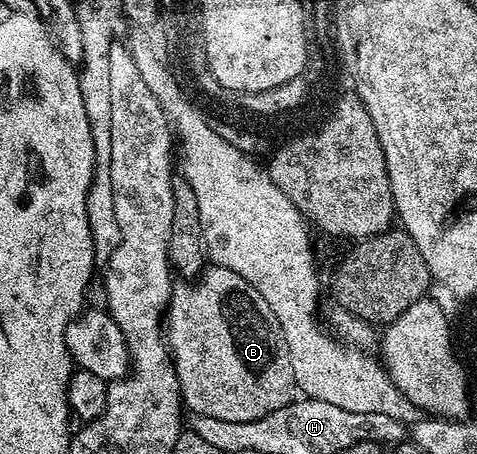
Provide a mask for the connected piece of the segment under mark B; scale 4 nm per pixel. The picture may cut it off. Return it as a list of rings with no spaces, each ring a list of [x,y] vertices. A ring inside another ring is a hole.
[[[211,265],[194,281],[179,281],[172,286],[165,338],[179,378],[182,402],[195,415],[217,417],[221,421],[257,421],[296,398],[293,361],[280,321],[269,301],[245,277],[229,269]]]

